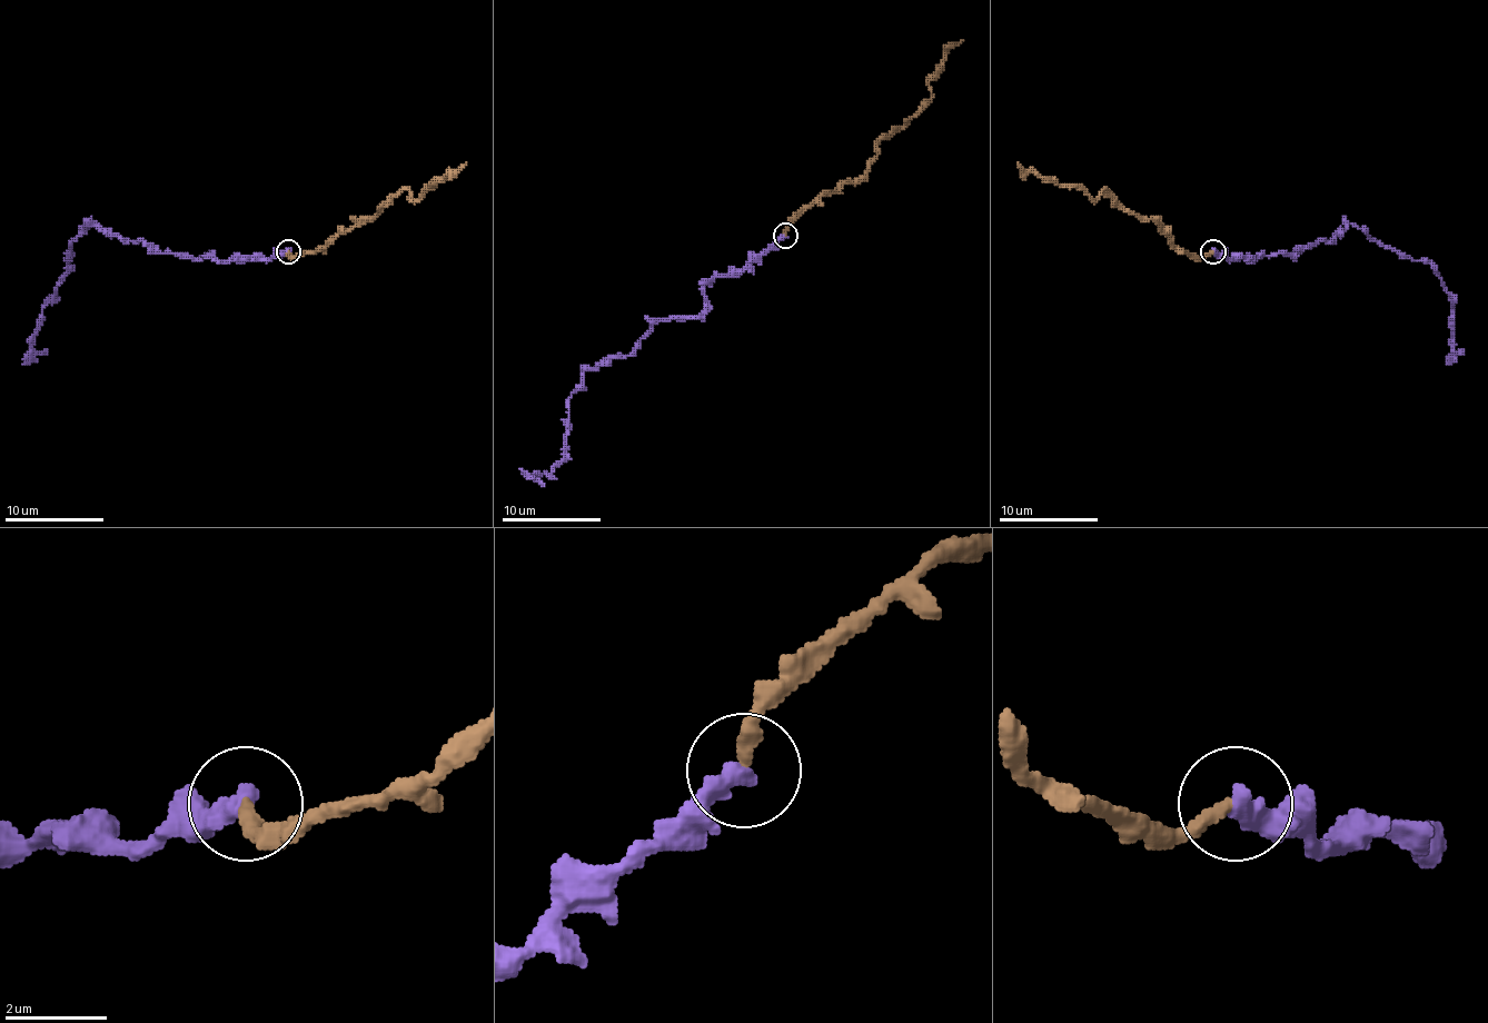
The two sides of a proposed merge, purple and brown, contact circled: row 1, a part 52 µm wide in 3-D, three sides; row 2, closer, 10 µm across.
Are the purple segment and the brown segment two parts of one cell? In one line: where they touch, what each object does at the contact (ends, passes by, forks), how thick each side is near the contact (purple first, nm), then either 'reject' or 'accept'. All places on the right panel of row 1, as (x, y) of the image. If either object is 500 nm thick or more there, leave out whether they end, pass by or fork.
(1213, 251) | purple ends | brown ends | 440/300 nm | accept

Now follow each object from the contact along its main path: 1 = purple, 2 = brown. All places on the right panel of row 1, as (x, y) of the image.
1: (1212, 250), (1251, 260), (1293, 258), (1350, 224), (1362, 228), (1431, 266), (1451, 298), (1447, 364)
2: (1212, 250), (1182, 254), (1158, 226), (1121, 209), (1104, 189), (1091, 199), (1074, 187), (1044, 181), (1018, 162)

